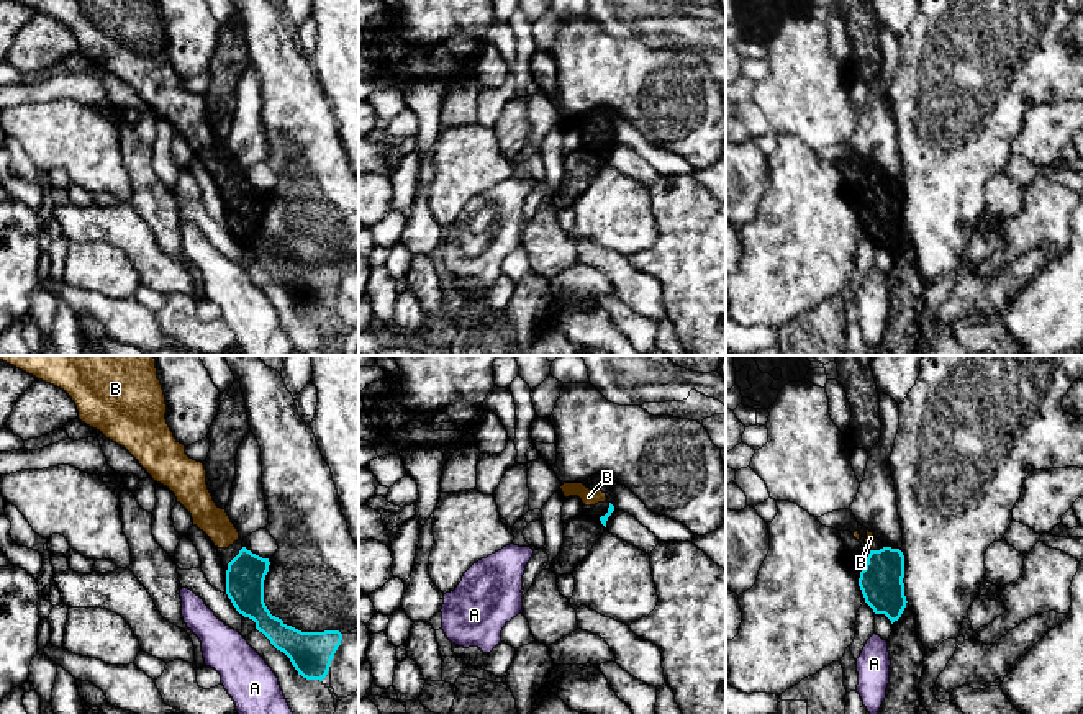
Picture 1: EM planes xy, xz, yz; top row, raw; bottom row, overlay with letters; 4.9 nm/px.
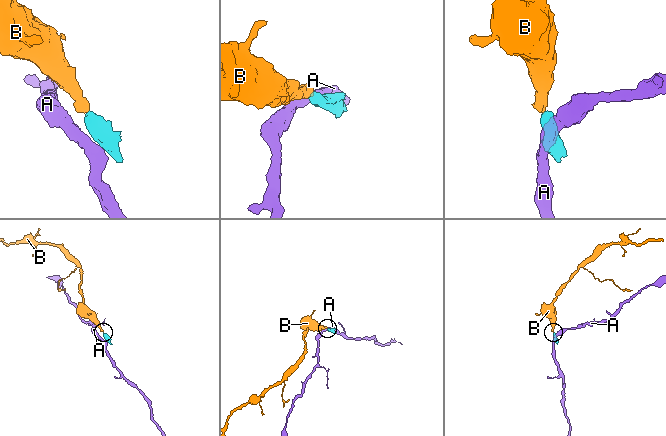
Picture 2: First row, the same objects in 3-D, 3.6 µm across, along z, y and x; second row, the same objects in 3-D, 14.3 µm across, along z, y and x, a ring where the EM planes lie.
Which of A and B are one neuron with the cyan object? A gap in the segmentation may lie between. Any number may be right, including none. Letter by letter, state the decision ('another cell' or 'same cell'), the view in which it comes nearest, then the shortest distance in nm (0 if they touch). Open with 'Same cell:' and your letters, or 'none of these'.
Same cell: B
A: another cell; nearest in xy; 80 nm apart
B: same cell; nearest in yz; 20 nm apart

